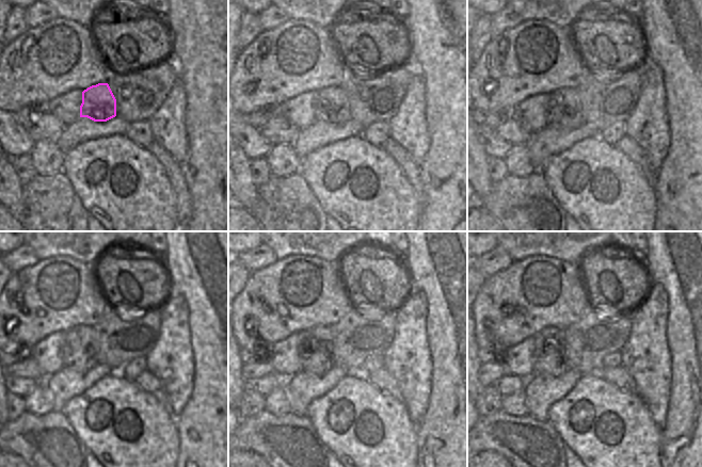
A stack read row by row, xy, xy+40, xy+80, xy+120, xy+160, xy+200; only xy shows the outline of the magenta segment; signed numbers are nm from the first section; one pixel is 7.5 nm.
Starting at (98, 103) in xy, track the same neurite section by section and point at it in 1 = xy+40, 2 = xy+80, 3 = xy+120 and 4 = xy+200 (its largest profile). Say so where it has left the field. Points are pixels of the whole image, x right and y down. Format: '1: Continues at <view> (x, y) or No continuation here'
1: Continues at xy+40 (332, 105)
2: Continues at xy+80 (564, 110)
3: Continues at xy+120 (80, 349)
4: Continues at xy+200 (548, 360).

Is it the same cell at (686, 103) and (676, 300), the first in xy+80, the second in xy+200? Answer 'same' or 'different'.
same

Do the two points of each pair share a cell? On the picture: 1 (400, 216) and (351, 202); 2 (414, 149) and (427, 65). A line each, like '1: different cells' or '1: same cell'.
1: same cell
2: different cells

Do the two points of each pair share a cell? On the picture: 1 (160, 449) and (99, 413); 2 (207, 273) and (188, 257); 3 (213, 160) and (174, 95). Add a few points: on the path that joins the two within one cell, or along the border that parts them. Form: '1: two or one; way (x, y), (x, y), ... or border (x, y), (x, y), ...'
1: one; way (143, 449), (137, 443), (120, 439), (114, 429)
2: one; way (203, 269), (192, 258)
3: two; border (182, 86), (186, 97), (185, 130), (187, 135)

